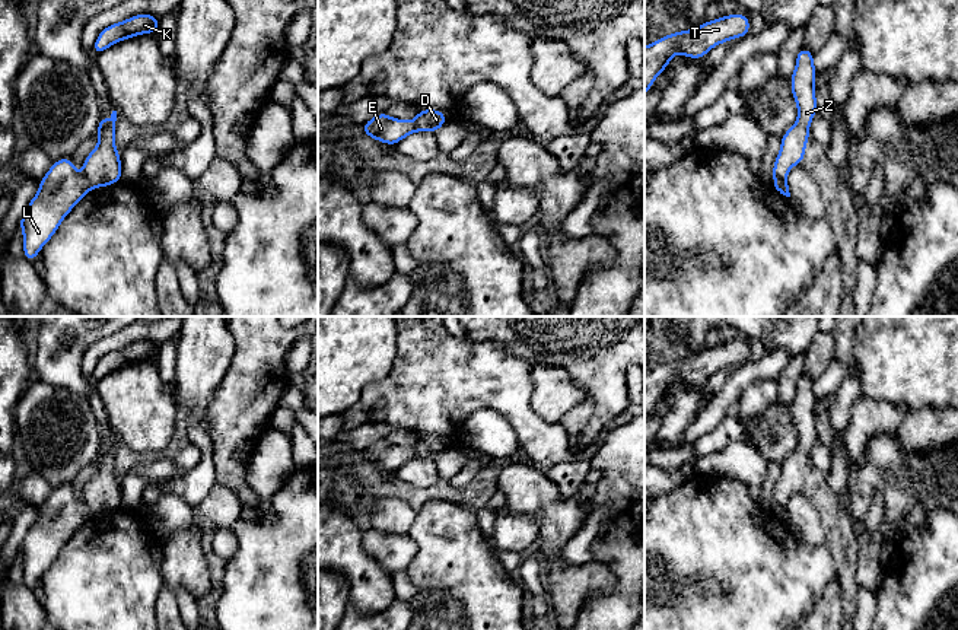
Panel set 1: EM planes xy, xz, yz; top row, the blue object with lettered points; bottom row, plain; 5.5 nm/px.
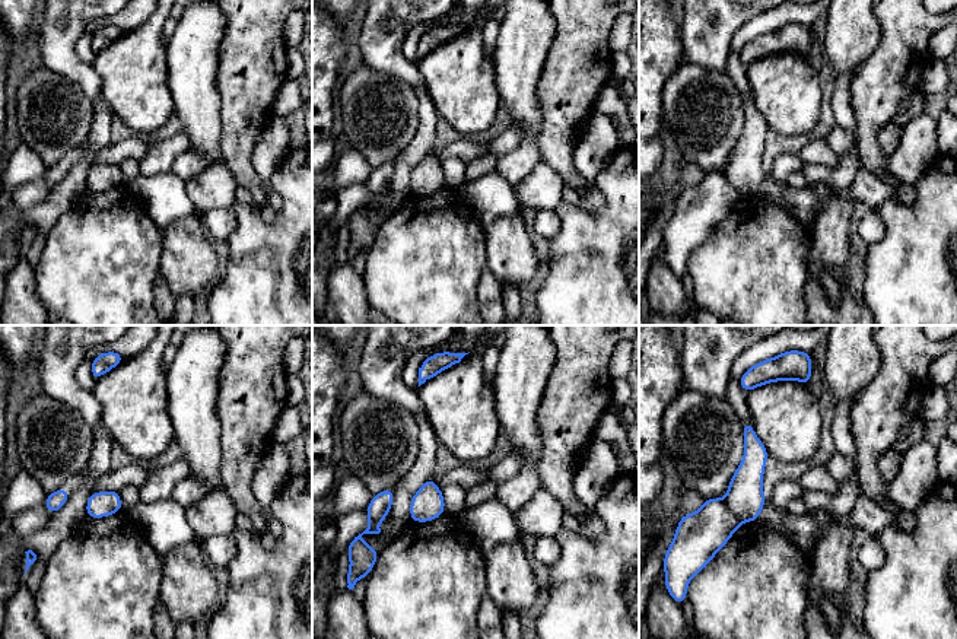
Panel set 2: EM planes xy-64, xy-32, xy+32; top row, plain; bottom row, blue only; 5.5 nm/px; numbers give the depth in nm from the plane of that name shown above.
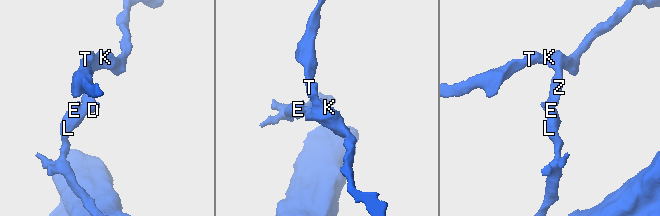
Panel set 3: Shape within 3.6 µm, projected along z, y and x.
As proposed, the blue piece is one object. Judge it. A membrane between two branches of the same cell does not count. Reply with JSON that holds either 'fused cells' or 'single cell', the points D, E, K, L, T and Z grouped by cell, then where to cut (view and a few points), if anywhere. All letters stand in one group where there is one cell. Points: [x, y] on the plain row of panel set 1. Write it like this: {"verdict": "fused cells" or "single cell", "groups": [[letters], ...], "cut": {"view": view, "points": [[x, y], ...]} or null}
{"verdict": "fused cells", "groups": [["D", "K", "T", "Z"], ["E", "L"]], "cut": {"view": "xy", "points": [[83, 502], [92, 514]]}}

